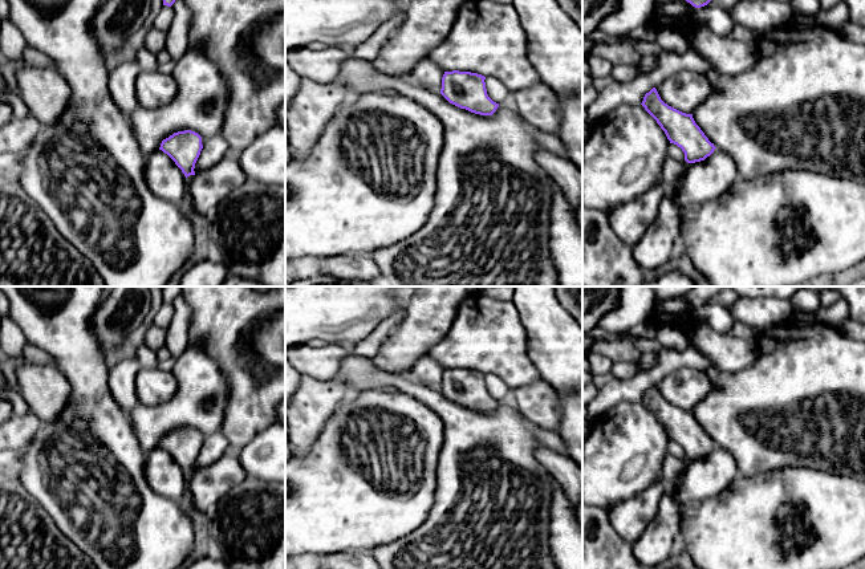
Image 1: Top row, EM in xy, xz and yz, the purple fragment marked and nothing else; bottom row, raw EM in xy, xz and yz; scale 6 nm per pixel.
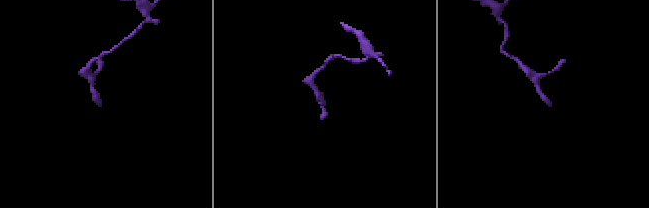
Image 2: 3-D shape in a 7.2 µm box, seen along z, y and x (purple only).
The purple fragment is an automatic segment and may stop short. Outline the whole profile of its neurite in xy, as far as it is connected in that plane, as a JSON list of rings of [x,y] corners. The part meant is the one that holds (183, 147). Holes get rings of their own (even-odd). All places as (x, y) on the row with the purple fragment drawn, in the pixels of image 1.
[[[204,44],[190,48],[171,73],[176,93],[170,102],[157,109],[138,107],[129,115],[135,141],[147,157],[158,150],[167,154],[184,176],[195,175],[195,163],[203,149],[202,139],[220,133],[230,103],[230,84],[219,65],[204,52]]]

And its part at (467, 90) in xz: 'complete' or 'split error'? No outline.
split error

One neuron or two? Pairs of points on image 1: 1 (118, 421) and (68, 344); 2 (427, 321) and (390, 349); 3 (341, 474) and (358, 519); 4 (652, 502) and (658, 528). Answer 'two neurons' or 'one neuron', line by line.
1: one neuron
2: one neuron
3: one neuron
4: two neurons

